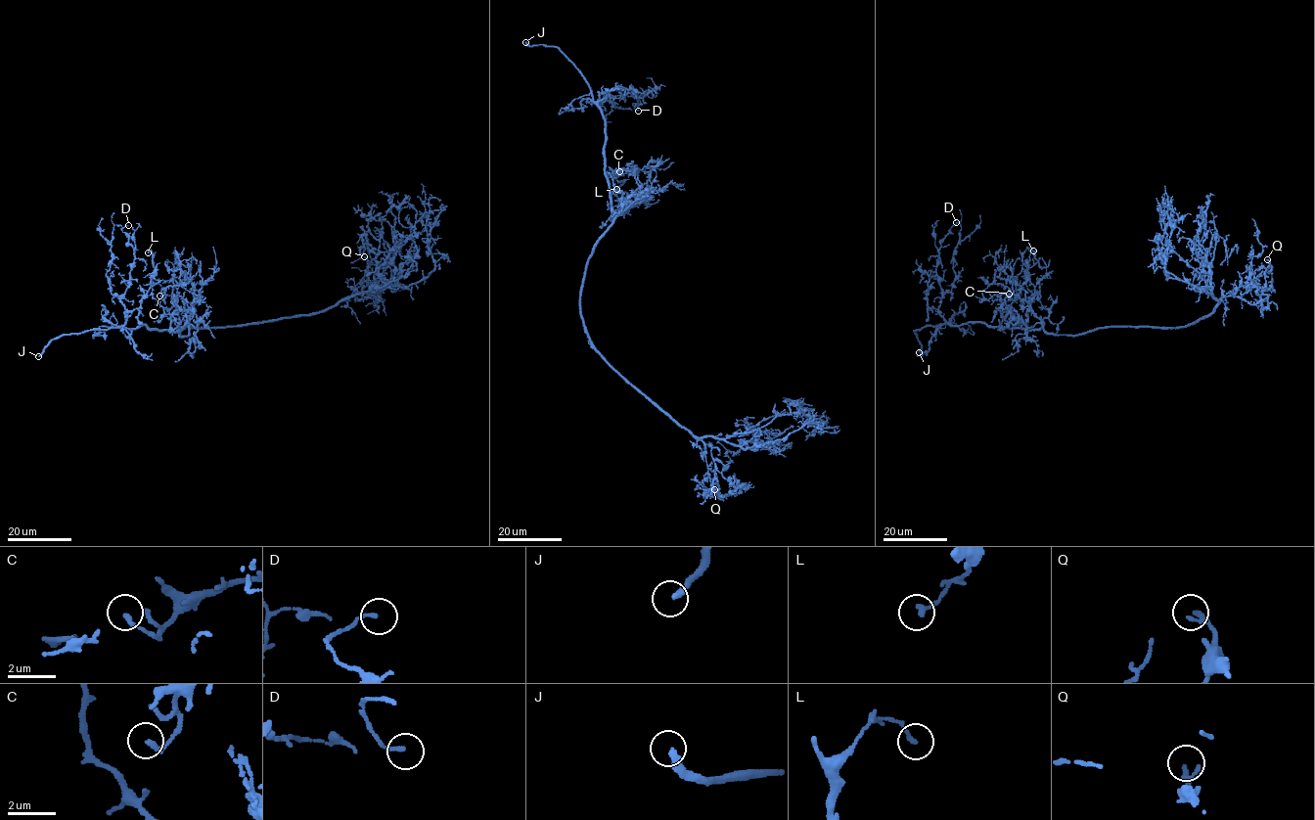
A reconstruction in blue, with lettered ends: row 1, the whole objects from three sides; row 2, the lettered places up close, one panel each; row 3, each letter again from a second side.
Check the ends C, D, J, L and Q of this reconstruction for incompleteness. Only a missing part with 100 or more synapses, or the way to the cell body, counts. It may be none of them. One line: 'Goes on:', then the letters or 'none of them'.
Goes on: J

